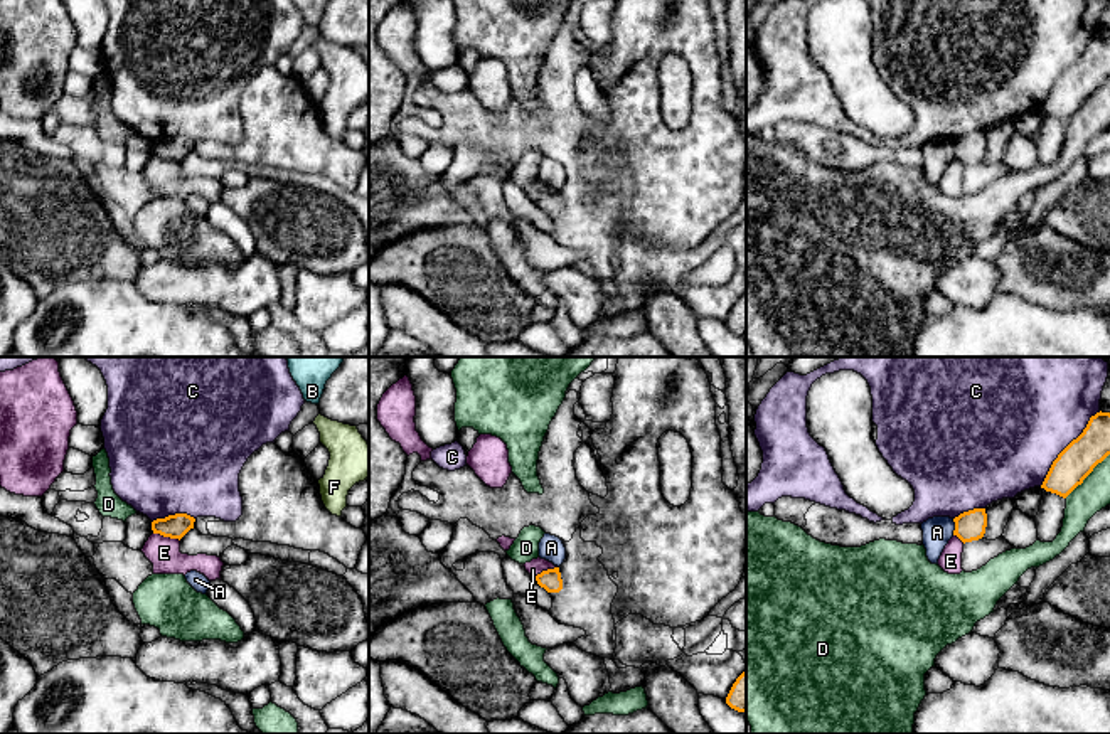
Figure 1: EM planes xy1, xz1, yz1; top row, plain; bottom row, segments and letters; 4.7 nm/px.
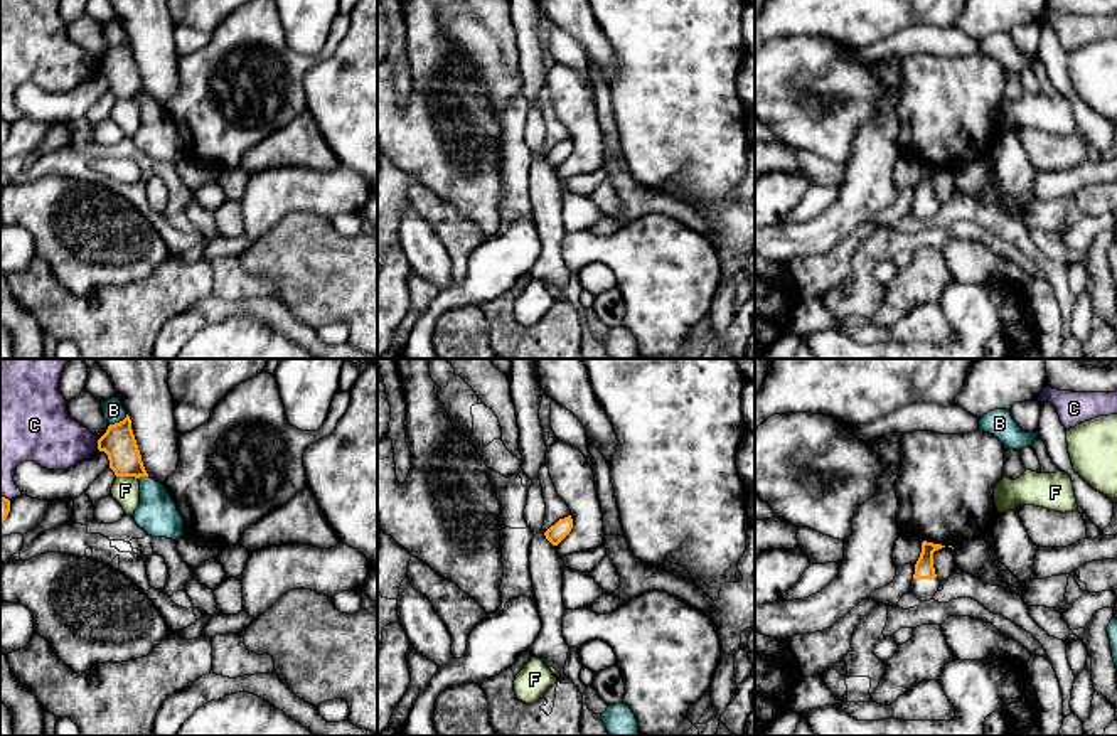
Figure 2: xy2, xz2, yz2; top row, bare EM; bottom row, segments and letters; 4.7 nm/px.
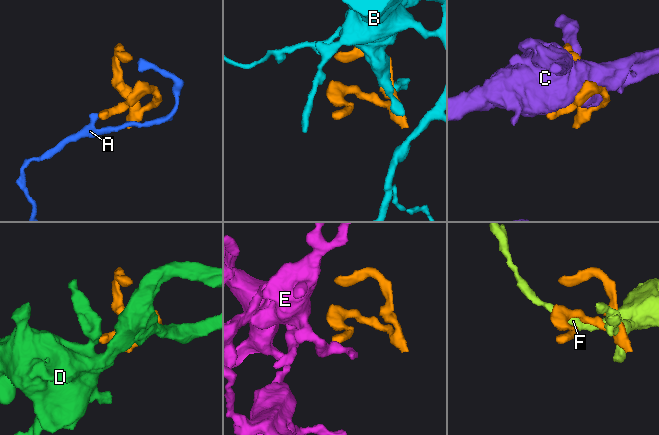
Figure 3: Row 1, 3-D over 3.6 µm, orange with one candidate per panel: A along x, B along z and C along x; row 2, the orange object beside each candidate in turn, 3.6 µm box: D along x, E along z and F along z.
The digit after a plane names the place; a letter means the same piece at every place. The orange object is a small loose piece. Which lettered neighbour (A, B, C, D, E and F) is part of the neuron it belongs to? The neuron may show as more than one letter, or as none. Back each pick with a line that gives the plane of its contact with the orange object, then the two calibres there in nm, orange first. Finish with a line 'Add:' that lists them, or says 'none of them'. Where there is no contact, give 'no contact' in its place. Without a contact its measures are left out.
Add: none of them

